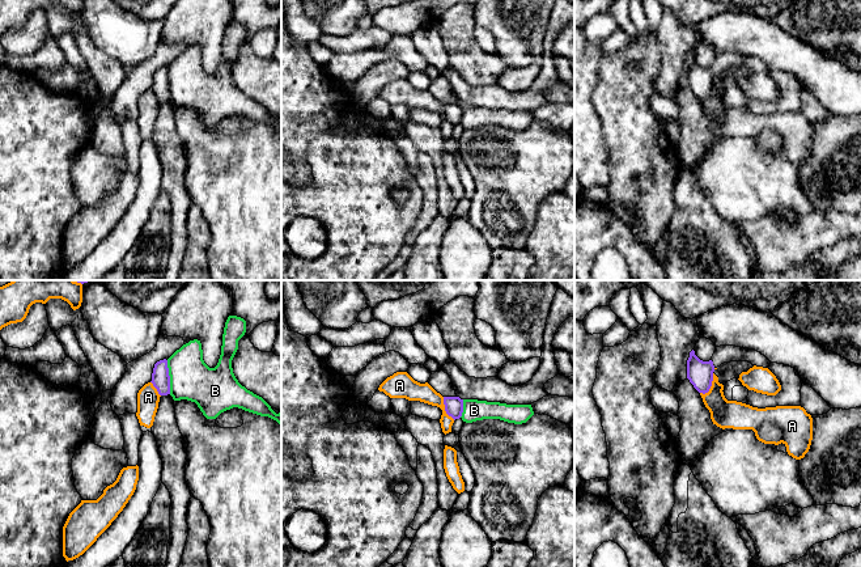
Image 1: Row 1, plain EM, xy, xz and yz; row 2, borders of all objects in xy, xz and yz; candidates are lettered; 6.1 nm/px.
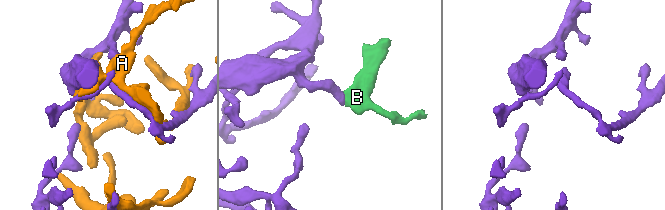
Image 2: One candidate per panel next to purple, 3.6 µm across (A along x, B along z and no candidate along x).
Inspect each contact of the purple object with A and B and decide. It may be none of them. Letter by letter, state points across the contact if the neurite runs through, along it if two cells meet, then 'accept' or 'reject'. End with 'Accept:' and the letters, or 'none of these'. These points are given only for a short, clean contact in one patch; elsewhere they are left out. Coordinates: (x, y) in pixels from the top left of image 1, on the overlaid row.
A: reject
B: along xy (166, 360), (170, 393) | reject
Accept: none of these

